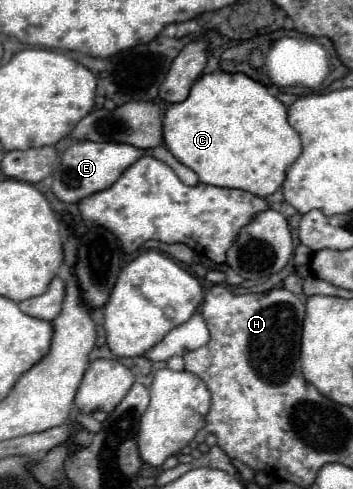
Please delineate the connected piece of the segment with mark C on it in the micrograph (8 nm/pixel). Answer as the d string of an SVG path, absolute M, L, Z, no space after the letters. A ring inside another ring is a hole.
M213 72L201 76L189 90L187 100L171 104L163 118L163 140L165 148L193 172L197 172L203 184L247 190L259 198L273 194L285 180L287 168L299 158L301 140L299 134L287 122L287 108L269 94L269 90L237 72Z

